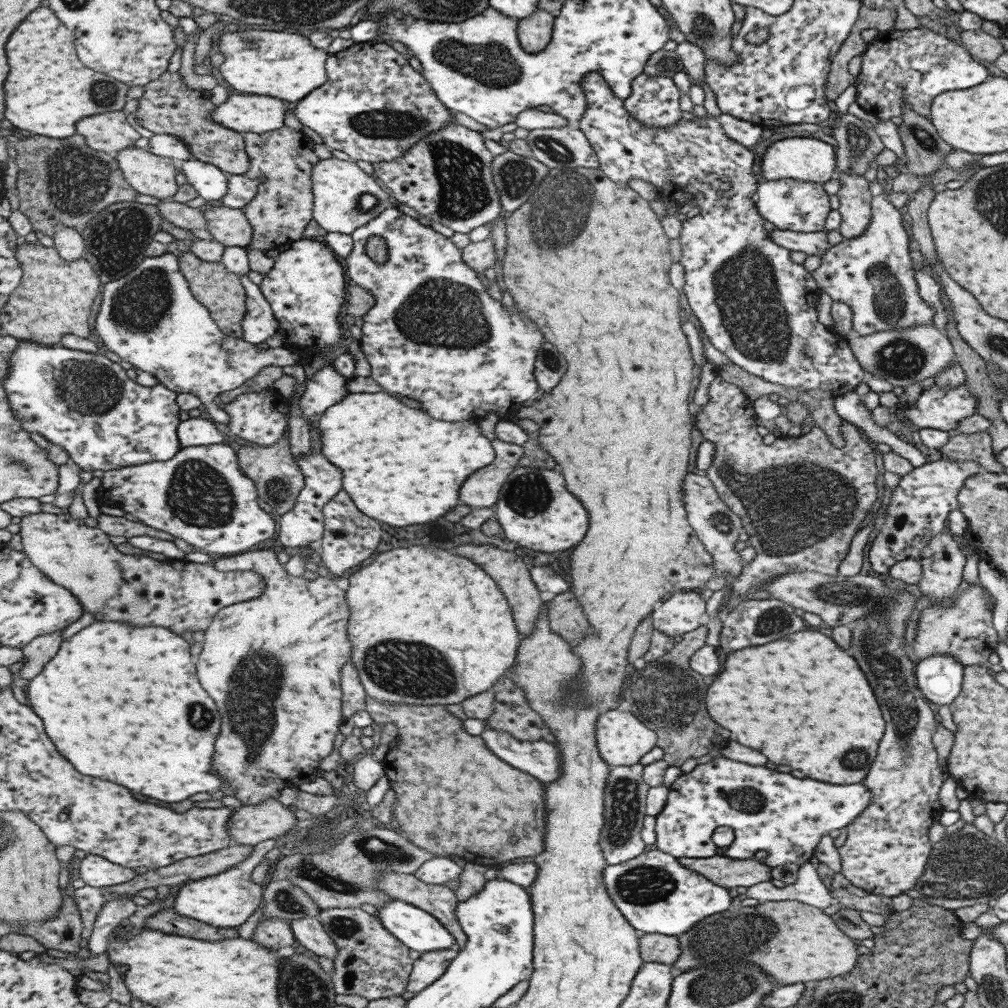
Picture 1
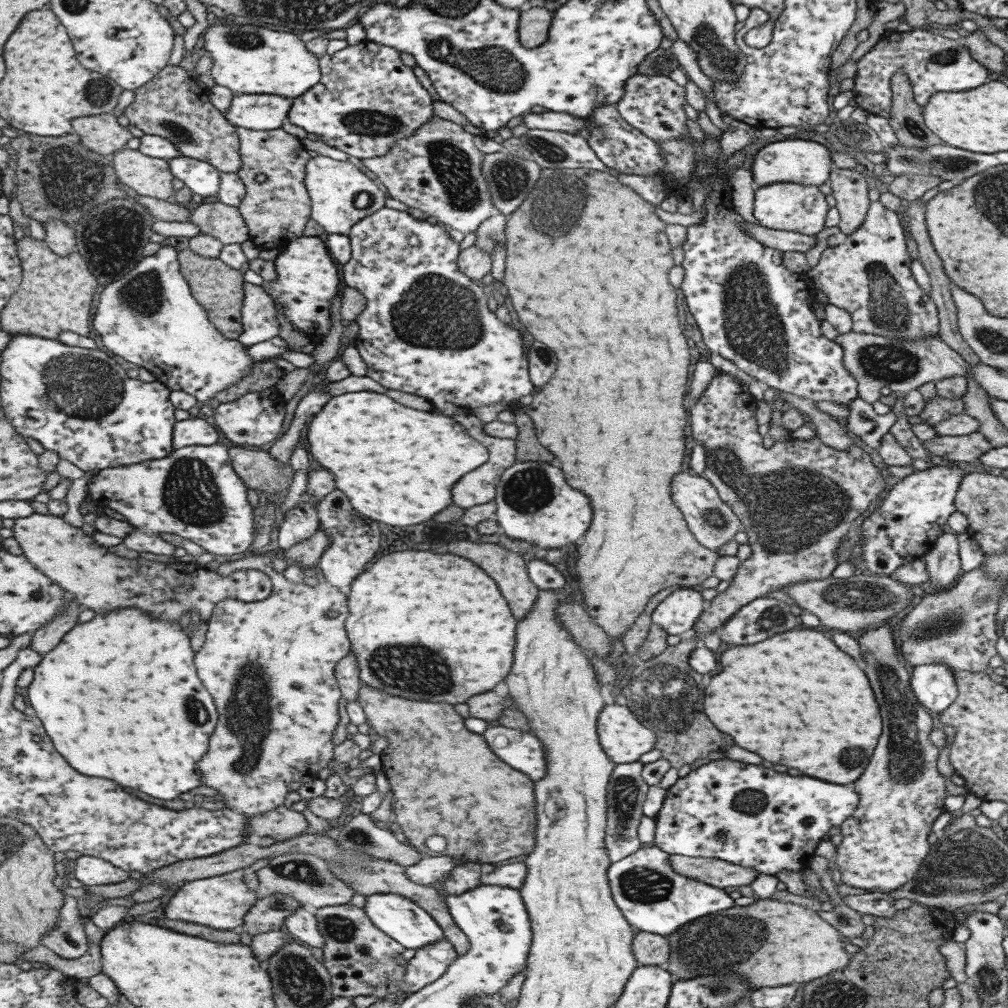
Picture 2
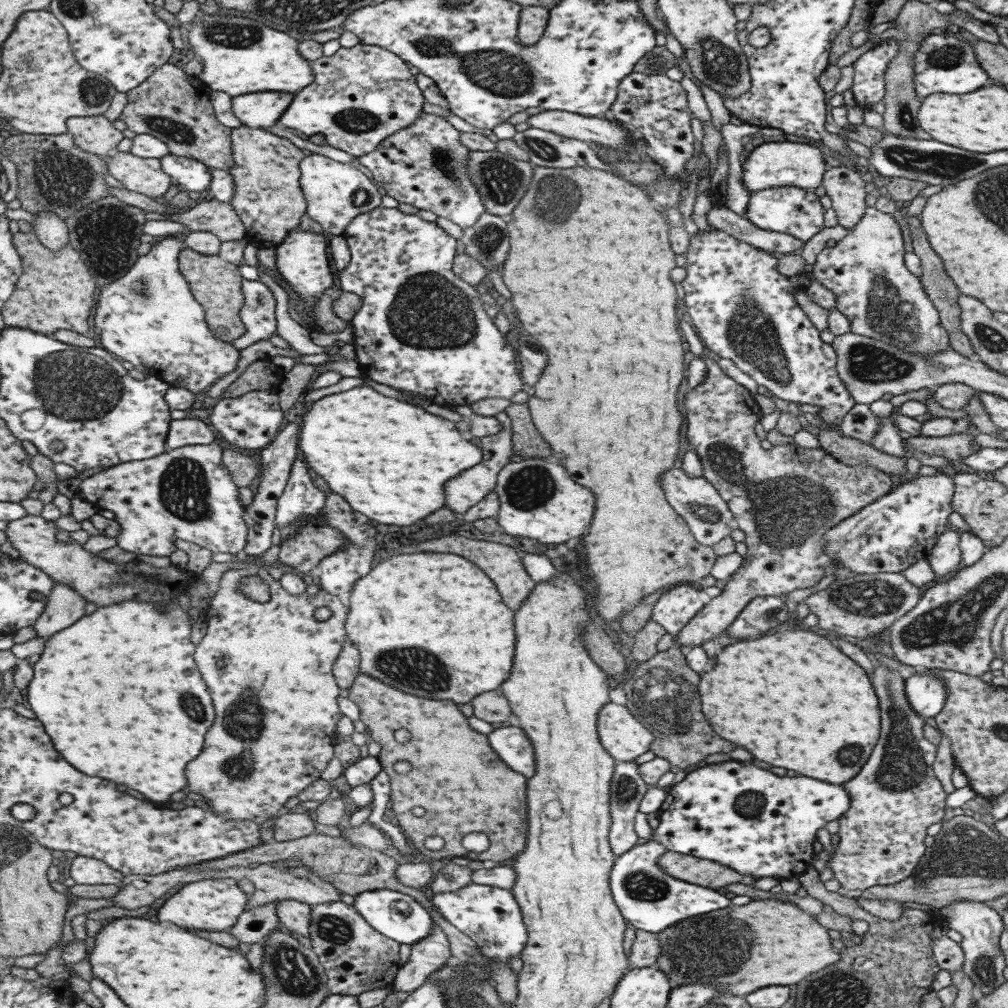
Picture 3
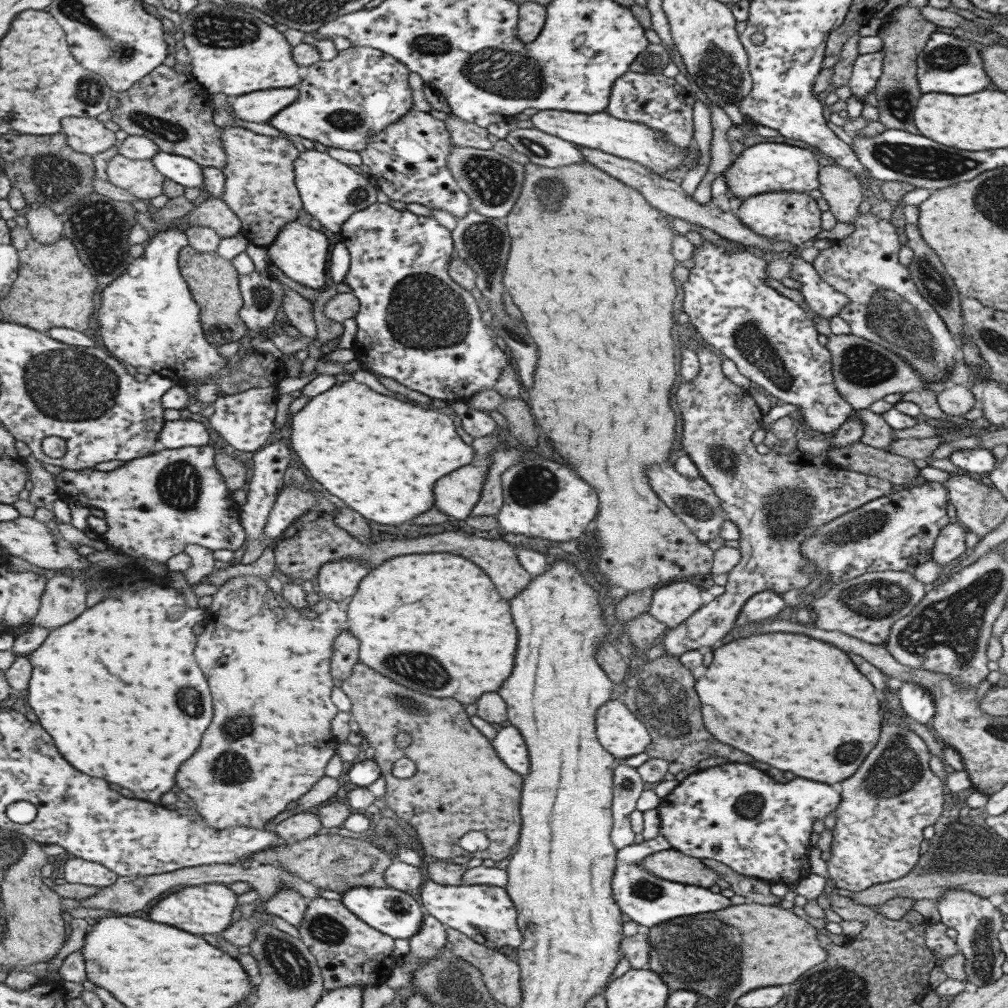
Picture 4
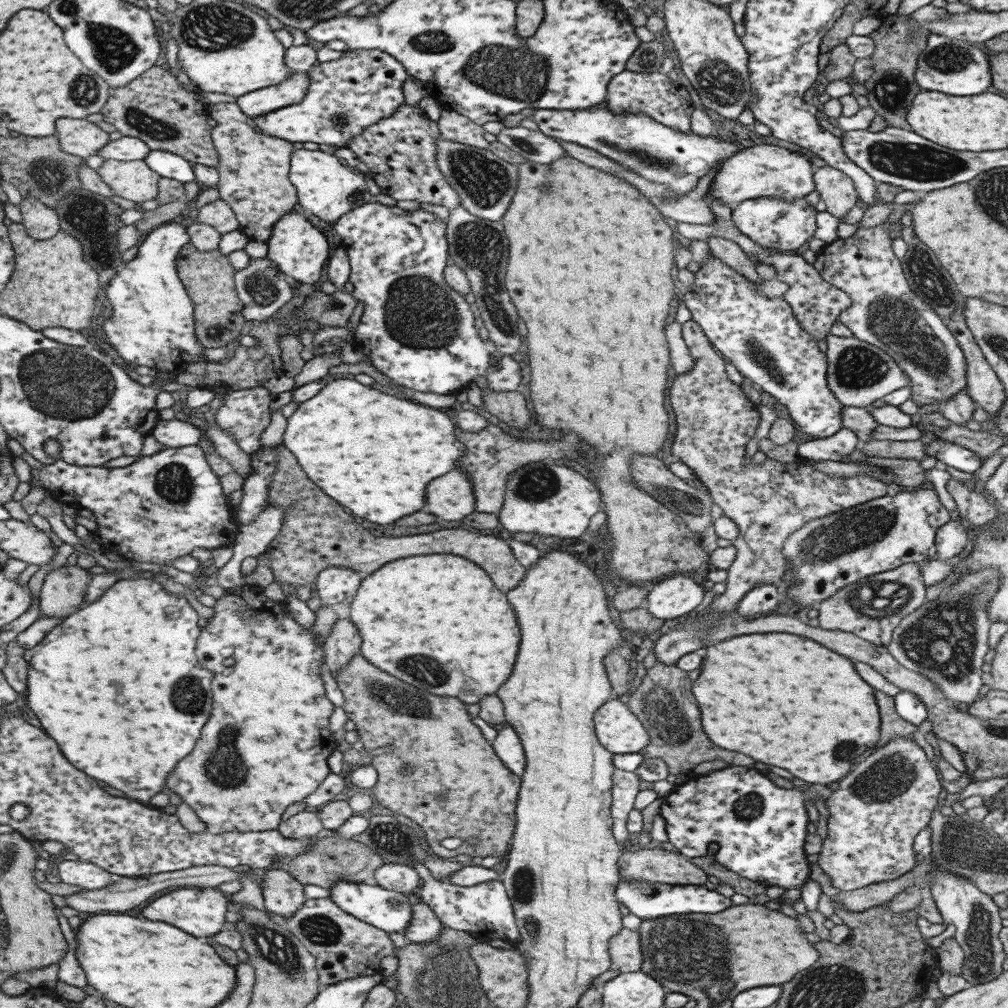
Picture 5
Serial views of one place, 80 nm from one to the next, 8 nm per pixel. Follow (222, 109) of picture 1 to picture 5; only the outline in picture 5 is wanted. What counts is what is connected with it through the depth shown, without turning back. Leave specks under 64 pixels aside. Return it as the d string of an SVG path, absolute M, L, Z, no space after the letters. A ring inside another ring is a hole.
M291 73L279 84L246 92L236 98L235 104L250 119L301 102L309 83L310 78L307 73Z

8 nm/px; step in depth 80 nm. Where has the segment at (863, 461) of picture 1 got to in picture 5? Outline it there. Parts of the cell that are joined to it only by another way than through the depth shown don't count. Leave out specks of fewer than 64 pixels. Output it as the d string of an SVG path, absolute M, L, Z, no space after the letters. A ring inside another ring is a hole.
M687 320L687 322L681 323L680 333L693 359L693 366L687 372L671 377L671 384L667 390L667 400L669 400L673 416L675 416L675 434L673 434L669 450L674 459L686 464L695 478L705 486L712 503L717 504L723 515L736 524L739 536L745 540L745 548L737 548L735 562L732 562L726 570L727 577L724 582L726 589L720 595L711 597L709 608L705 608L703 613L700 613L700 618L689 626L678 626L675 630L666 630L653 643L652 653L656 661L663 665L673 665L688 652L703 648L702 640L710 629L708 620L712 619L713 615L726 615L729 611L735 611L736 604L741 600L741 597L756 584L774 584L780 588L789 586L791 583L794 584L794 579L785 576L785 572L788 570L788 560L784 560L781 556L780 548L783 541L788 539L788 536L803 523L831 513L845 511L846 508L885 496L888 487L874 478L860 474L845 478L827 476L820 470L808 466L805 458L798 460L796 457L793 462L784 464L770 459L766 459L760 464L754 464L753 460L749 460L748 466L741 467L745 455L745 443L753 436L759 422L757 406L744 395L740 385L727 379L723 370L723 359L719 357L719 352L712 347L695 322Z

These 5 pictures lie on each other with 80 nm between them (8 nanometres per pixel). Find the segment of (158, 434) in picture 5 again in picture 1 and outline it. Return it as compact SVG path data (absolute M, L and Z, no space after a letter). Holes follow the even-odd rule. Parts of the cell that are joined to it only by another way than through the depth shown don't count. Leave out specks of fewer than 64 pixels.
M189 417L180 421L176 428L176 436L179 438L180 448L219 444L223 440L213 421L200 417Z

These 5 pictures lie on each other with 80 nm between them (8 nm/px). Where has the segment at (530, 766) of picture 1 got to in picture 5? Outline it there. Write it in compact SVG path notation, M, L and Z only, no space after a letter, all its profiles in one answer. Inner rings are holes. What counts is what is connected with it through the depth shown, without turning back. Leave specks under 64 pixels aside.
M510 727L499 730L490 745L497 758L505 765L505 768L520 776L525 766L525 758L520 740L515 731Z

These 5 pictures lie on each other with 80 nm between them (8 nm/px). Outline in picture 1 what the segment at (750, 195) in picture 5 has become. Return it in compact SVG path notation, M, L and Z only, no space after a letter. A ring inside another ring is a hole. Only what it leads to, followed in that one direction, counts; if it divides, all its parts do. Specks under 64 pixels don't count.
M787 136L771 143L759 162L759 175L765 181L792 179L801 182L824 183L833 178L836 170L833 147L814 137Z

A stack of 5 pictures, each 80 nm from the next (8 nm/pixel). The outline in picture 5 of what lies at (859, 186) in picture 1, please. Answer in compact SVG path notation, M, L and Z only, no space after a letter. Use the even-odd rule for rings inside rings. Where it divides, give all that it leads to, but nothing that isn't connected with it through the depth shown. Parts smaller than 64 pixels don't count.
M824 165L813 173L814 192L823 200L825 211L838 220L857 205L853 182L844 172Z

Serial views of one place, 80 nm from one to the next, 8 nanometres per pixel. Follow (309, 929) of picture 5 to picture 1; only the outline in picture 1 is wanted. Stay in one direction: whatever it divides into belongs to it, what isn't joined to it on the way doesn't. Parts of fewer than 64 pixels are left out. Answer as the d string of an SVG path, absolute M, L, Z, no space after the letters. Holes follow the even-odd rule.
M328 908L320 910L317 915L319 916L324 932L331 938L331 941L333 941L334 945L337 947L336 955L332 958L333 972L330 974L333 992L336 995L357 995L371 1001L381 998L389 998L390 996L398 996L400 991L404 990L408 981L413 960L408 957L409 949L404 944L399 943L399 940L396 940L391 933L387 932L387 930L381 926L378 918L359 908Z

